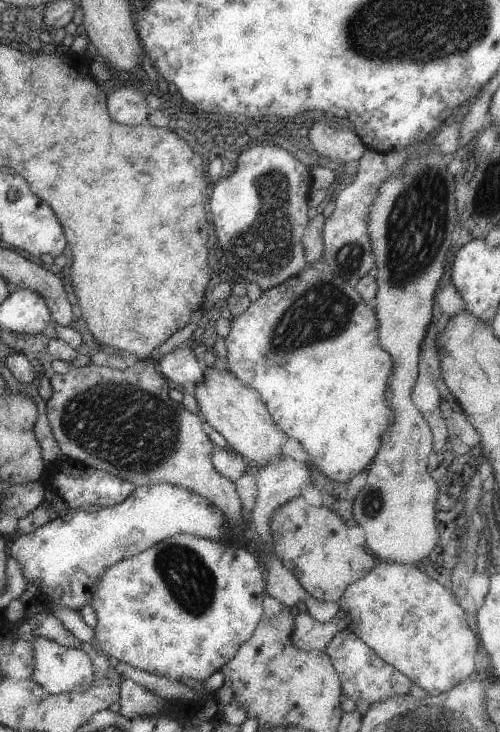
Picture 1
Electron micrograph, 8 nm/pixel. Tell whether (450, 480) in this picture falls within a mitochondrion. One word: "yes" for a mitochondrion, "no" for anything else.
no

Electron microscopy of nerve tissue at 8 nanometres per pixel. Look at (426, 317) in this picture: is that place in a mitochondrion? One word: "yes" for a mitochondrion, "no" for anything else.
no

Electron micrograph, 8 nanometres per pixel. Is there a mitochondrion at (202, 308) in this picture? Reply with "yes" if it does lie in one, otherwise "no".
no

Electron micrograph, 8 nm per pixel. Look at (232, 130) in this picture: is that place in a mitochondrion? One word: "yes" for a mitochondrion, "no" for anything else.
yes

